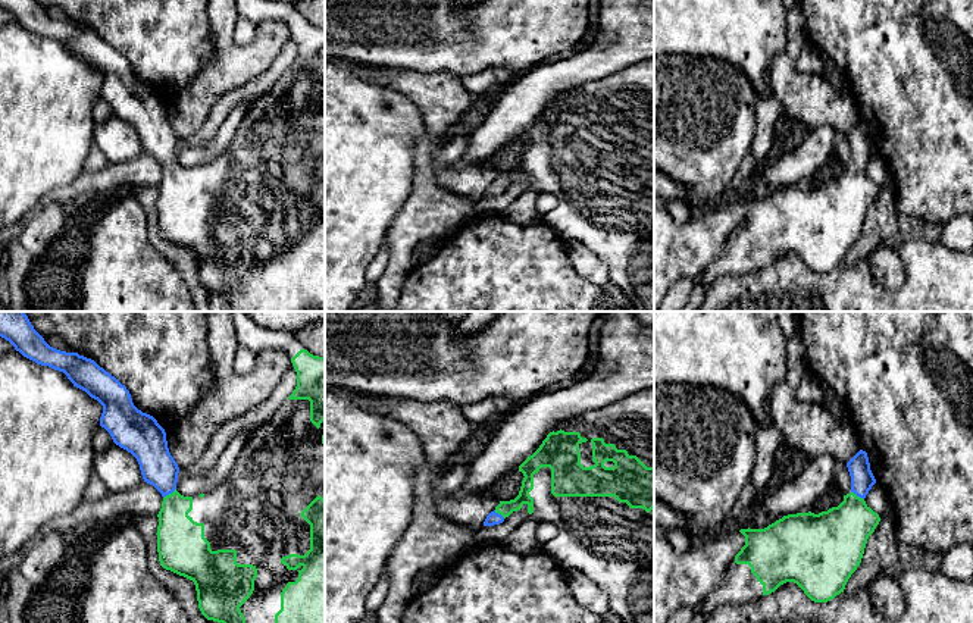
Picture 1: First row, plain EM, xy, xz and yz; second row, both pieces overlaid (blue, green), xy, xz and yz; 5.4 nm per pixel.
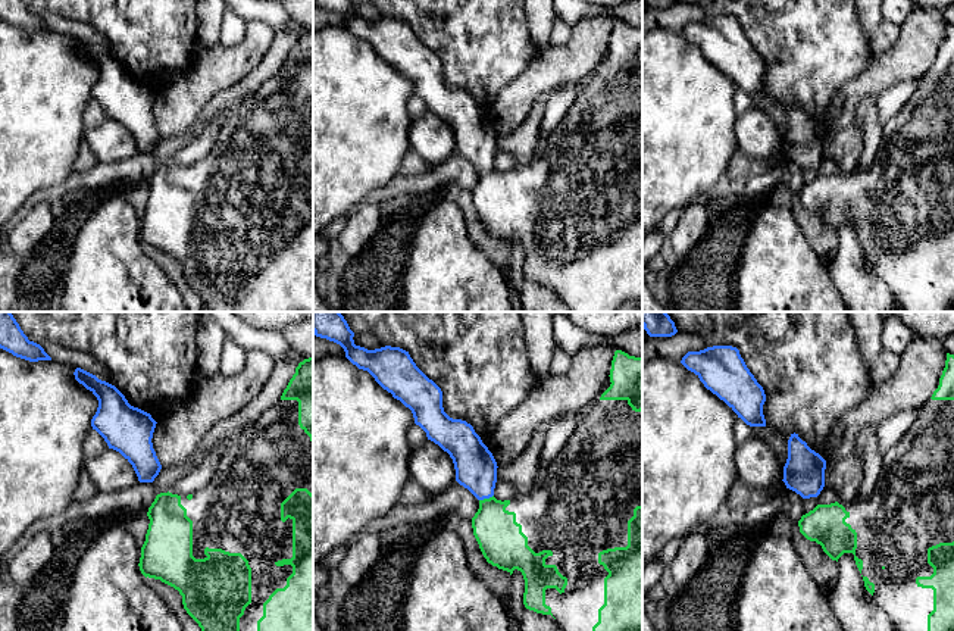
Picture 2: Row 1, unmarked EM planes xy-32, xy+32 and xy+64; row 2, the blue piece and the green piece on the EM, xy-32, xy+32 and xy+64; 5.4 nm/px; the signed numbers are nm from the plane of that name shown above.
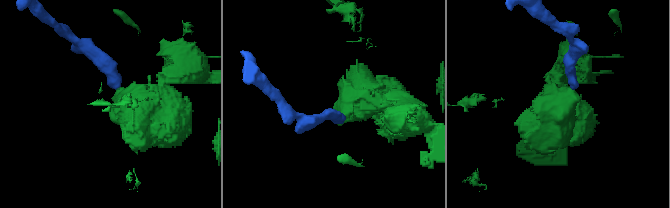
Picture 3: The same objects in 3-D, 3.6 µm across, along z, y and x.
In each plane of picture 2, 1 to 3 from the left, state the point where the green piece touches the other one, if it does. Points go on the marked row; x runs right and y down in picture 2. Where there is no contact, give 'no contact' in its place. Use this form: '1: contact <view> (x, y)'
1: no contact
2: contact xy+32 (485, 497)
3: no contact

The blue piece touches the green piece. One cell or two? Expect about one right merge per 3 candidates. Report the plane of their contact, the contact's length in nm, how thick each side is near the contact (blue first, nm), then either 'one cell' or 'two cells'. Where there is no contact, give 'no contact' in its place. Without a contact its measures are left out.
meets blue in xy; contact 90 nm long; 190 nm thick on the blue side, 240 nm on the other; one cell

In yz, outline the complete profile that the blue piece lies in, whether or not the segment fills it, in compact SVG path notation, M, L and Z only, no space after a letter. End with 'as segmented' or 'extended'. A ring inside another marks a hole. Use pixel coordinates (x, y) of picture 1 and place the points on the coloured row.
M860 450L847 463L847 467L851 476L851 492L844 495L844 501L838 507L819 514L811 511L788 514L764 529L751 529L748 517L713 541L695 541L685 554L679 554L664 535L654 530L654 623L667 623L670 616L682 607L689 607L694 616L703 613L708 617L723 604L754 601L775 592L786 582L797 583L814 602L827 602L844 592L848 579L861 563L869 536L880 522L879 514L864 501L876 483L867 453Z; extended

